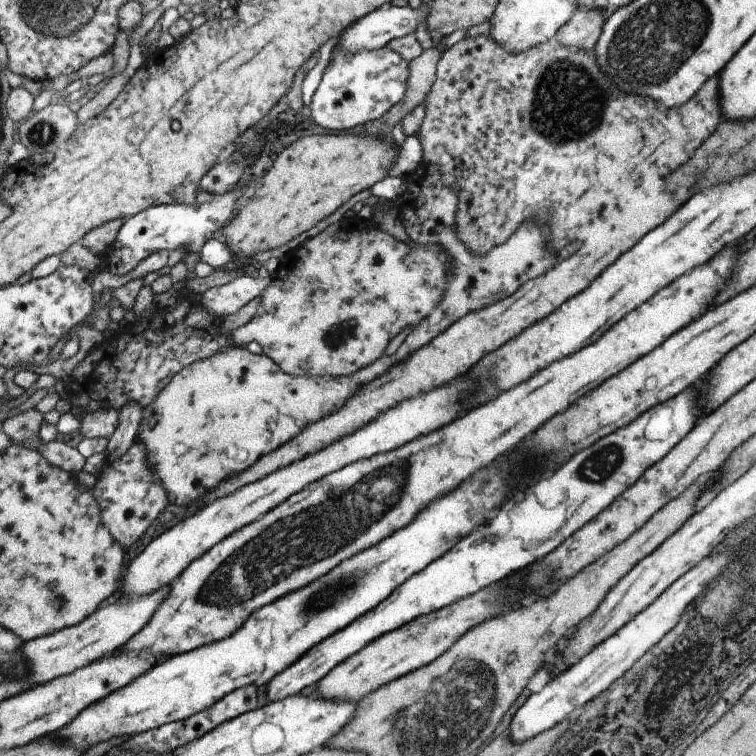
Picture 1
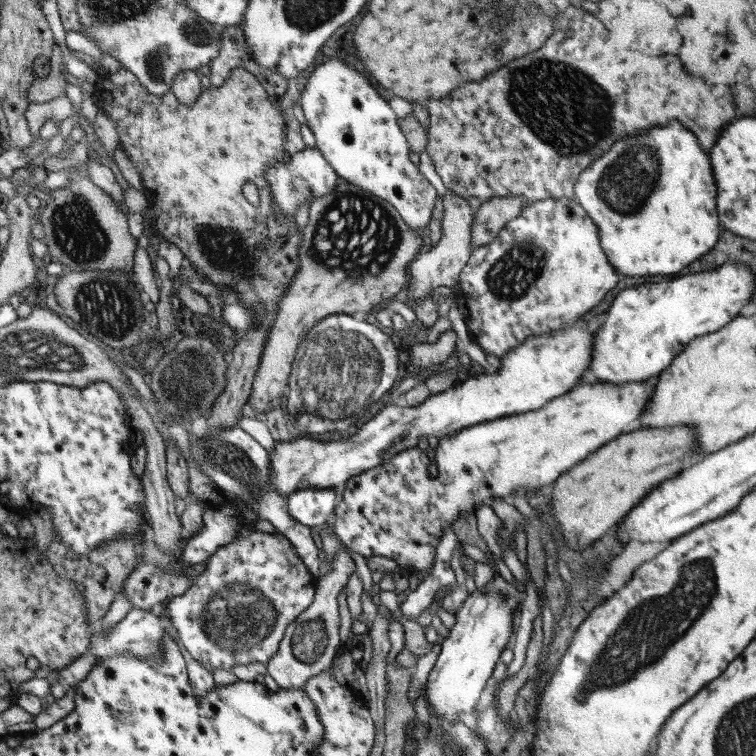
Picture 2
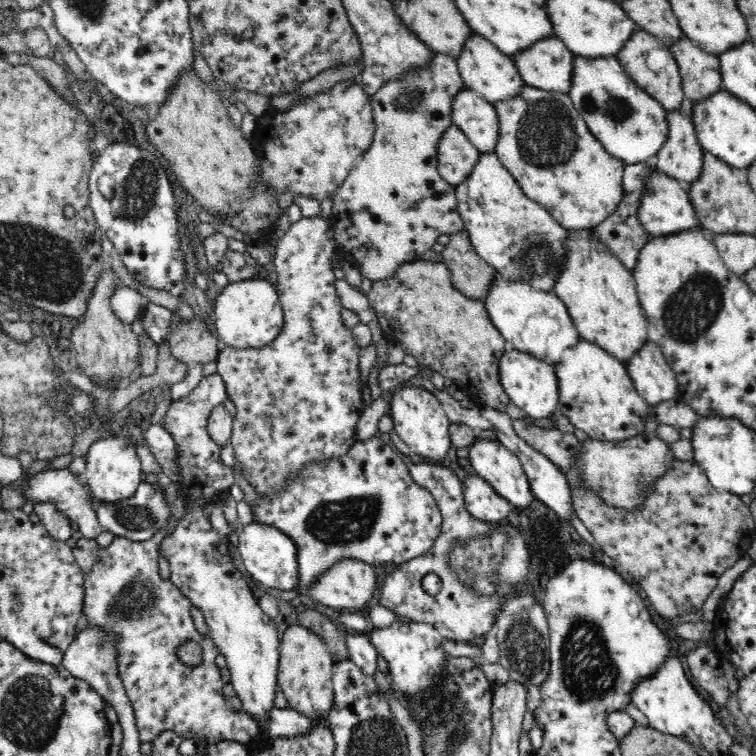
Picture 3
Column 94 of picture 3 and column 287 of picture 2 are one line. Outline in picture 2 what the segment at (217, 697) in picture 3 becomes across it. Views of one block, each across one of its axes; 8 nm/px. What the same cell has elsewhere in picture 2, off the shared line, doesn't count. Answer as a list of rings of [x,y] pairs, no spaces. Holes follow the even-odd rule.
[[[241,532],[207,560],[205,571],[197,576],[184,594],[169,599],[165,615],[179,633],[178,640],[186,648],[188,656],[199,660],[212,673],[220,668],[231,672],[237,664],[267,664],[279,649],[288,625],[312,604],[316,585],[316,578],[309,573],[294,546],[282,533]]]

